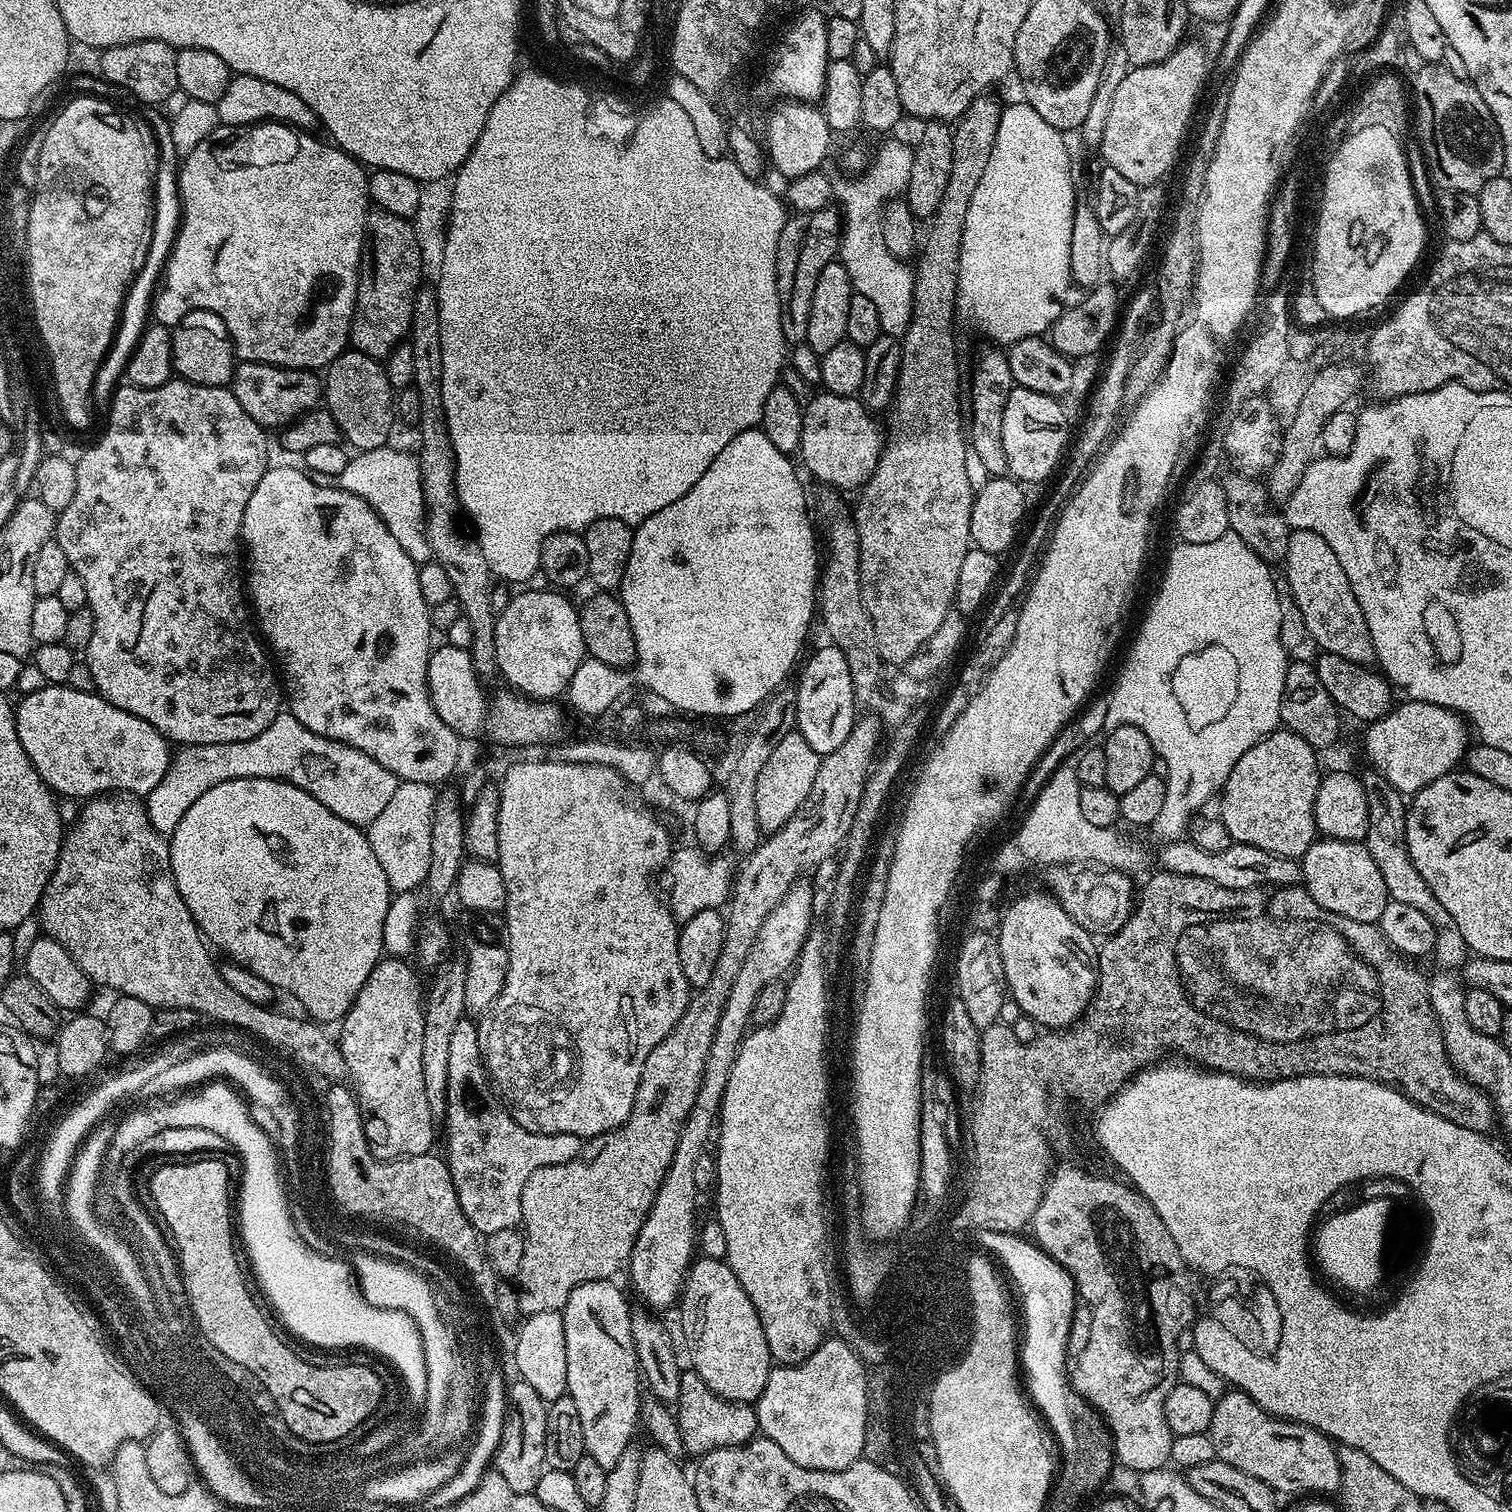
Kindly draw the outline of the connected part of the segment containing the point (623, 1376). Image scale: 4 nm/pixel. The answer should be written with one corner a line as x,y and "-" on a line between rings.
611,1279
580,1284
564,1304
566,1330
566,1382
568,1396
578,1406
582,1438
587,1456
609,1469
622,1458
622,1450
633,1443
640,1421
642,1377
636,1362
632,1337
632,1313
628,1300

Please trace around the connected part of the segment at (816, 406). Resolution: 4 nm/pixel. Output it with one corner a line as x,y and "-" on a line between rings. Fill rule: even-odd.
825,391
813,395
803,409
798,456
804,459
809,474
836,488
859,489
872,477
886,443
885,433
876,425
877,417
856,396
835,396

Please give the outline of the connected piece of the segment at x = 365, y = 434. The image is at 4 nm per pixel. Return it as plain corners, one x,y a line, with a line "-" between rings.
345,350
328,365
322,376
322,400
328,412
334,414
340,435
353,449
369,452
389,443
396,408
392,405
394,389
377,357
355,350

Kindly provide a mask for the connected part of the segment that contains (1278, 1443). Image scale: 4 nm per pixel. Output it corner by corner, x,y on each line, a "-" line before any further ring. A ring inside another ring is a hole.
1239,1390
1225,1391
1224,1397
1215,1401
1214,1418
1207,1433
1212,1437
1216,1459
1226,1462
1230,1466
1238,1466
1246,1474
1266,1482
1277,1494
1283,1492
1304,1492
1300,1494
1328,1494
1336,1492
1340,1487
1339,1454
1337,1445
1329,1440
1324,1433
1305,1424
1298,1424
1295,1420
1281,1420
1279,1416
1272,1416
1254,1398
1250,1398

